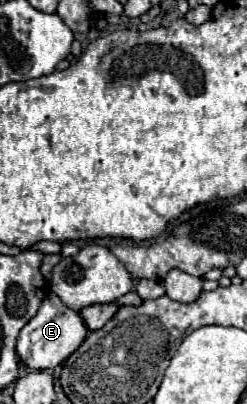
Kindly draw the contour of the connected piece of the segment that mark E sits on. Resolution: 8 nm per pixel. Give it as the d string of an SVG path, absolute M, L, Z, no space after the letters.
M50 292L42 300L36 316L20 330L20 336L18 336L18 342L16 342L16 352L28 368L48 370L48 368L62 364L72 352L76 352L86 336L88 336L88 328L82 320L80 312L64 306L62 300L56 294Z

